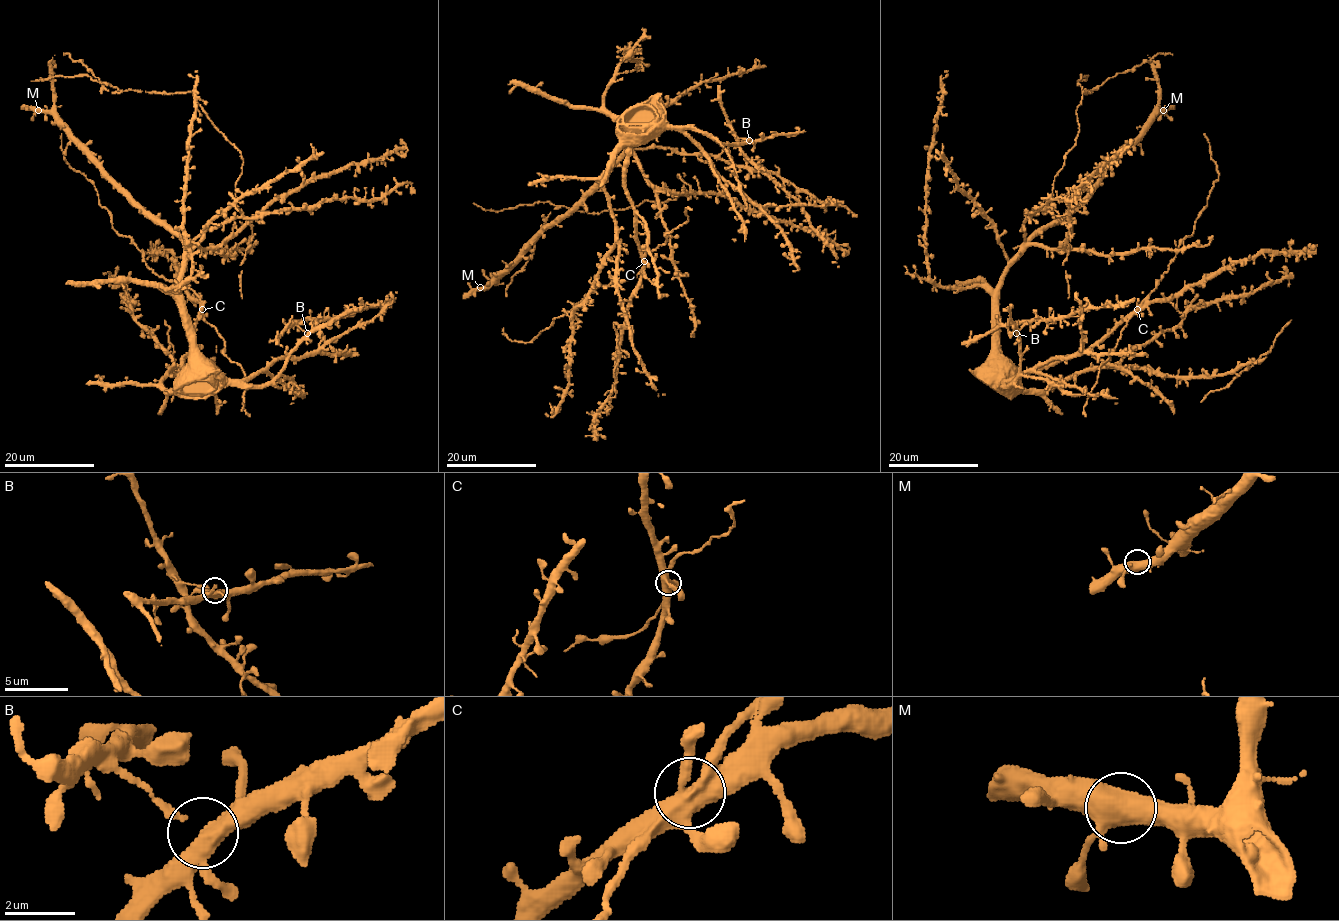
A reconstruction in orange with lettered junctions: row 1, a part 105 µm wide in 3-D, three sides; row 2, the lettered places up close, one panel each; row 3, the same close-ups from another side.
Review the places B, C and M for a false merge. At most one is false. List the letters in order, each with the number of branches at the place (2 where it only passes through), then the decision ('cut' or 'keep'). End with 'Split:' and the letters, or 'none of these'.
B: 4 | keep
C: 4 | keep
M: 4 | keep
Split: none of these

